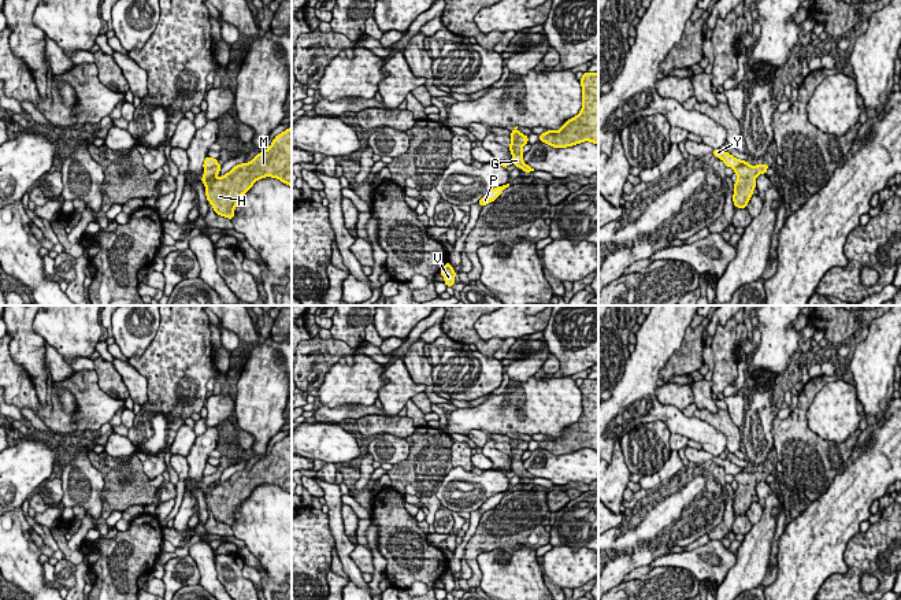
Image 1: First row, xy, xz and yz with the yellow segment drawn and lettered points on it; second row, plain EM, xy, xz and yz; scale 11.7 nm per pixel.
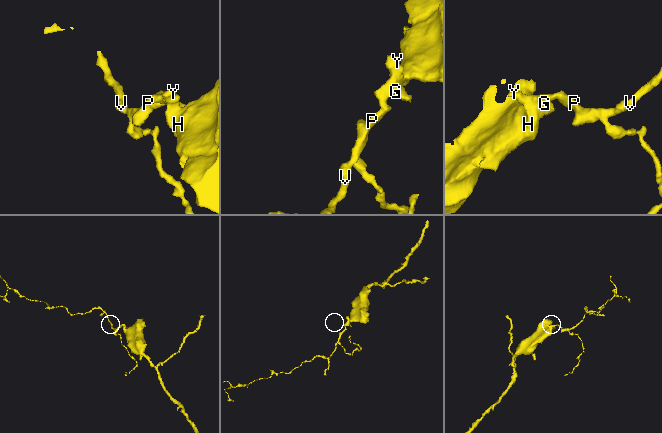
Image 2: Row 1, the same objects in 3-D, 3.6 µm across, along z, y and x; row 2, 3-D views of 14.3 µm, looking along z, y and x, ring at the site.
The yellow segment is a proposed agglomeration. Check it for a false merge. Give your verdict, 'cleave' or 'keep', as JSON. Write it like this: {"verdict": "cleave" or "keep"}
{"verdict": "cleave"}

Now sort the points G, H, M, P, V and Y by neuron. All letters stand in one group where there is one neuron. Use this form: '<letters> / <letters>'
G H M / P V Y

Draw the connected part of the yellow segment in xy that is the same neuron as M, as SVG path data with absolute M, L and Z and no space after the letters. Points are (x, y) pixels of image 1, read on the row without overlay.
M292 434L275 442L271 453L256 462L249 470L237 471L220 485L222 473L204 475L201 489L207 507L218 522L233 526L240 504L264 484L278 485L292 493Z

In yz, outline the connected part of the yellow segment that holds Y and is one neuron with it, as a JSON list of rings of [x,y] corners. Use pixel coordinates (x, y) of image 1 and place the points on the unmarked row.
[[[713,456],[712,460],[722,466],[726,471],[726,474],[737,475],[739,473],[748,471],[745,467],[739,467],[734,463],[731,463],[728,459],[722,459],[720,456]]]

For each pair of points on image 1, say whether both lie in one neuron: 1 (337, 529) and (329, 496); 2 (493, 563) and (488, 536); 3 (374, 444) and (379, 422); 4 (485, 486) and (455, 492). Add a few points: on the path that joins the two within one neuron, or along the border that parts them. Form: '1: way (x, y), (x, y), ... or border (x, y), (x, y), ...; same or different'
1: way (336, 521), (334, 504); same
2: border (522, 545), (484, 551), (477, 559), (479, 581); different
3: border (405, 437), (377, 433), (366, 440); different
4: way (478, 486), (462, 486); same

